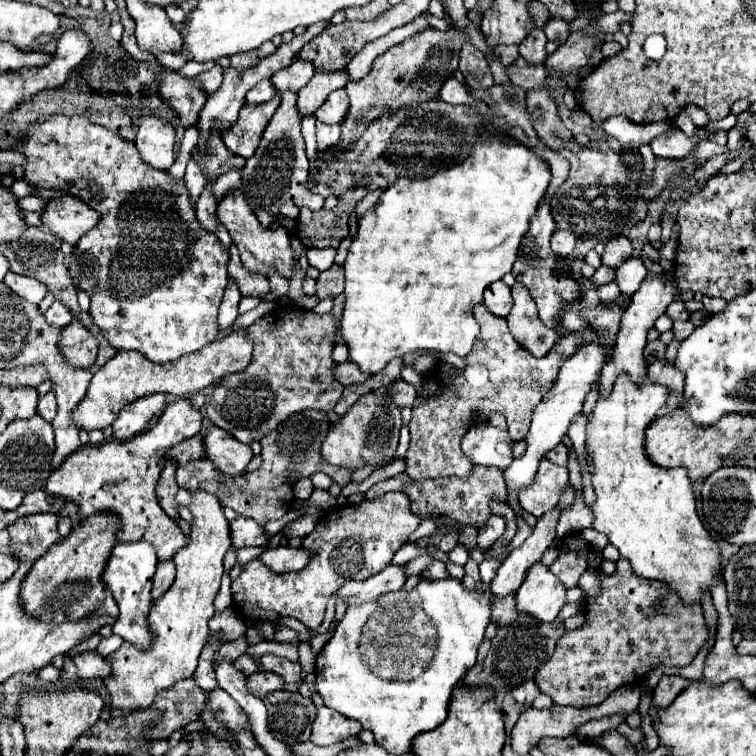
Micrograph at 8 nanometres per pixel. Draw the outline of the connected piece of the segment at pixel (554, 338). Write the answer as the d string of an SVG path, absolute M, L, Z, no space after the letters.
M515 283L511 287L511 293L513 293L513 309L505 317L511 335L533 357L545 357L551 351L551 347L559 341L559 333L541 323L535 301L521 283Z

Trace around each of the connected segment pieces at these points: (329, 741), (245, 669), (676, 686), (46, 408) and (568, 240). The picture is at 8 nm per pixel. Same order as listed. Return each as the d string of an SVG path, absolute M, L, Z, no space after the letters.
M321 705L317 711L317 717L313 721L313 733L311 743L315 745L333 745L349 735L357 735L361 731L361 723L341 717L335 709L329 709L327 705Z
M245 653L245 655L241 655L241 657L237 659L237 669L239 669L241 673L245 673L245 675L253 675L253 673L259 671L259 665L257 665L257 661L255 661L253 657L249 657L249 655Z
M663 675L653 689L653 707L655 709L665 709L673 703L673 699L689 685L689 679L679 677L679 675Z
M49 391L47 395L43 395L43 397L39 399L37 413L39 413L43 419L47 419L47 421L53 421L53 417L55 417L55 411L57 411L57 403L55 403L55 397L53 397L53 393Z
M557 229L557 231L551 235L551 249L553 249L557 255L567 257L567 255L573 251L575 241L577 241L577 237L573 237L571 231Z

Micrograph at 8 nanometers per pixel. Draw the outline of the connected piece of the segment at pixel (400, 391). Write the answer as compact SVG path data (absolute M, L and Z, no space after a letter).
M399 379L393 387L393 403L397 403L399 407L413 407L413 401L417 399L417 391L413 385L405 383L403 379Z

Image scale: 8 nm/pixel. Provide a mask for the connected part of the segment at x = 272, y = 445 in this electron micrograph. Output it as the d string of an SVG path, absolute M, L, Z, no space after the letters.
M307 409L301 413L291 415L287 421L283 421L275 431L271 431L269 435L265 435L261 439L261 457L263 457L263 465L253 471L253 473L245 473L241 477L229 477L217 471L217 467L209 461L209 459L197 459L197 461L187 461L185 465L179 465L177 469L177 485L183 489L205 489L211 491L213 495L219 497L219 501L227 507L231 507L237 515L243 517L251 517L255 519L259 525L265 525L271 519L281 519L289 507L291 507L291 475L295 475L295 479L301 477L309 477L315 471L325 471L329 473L329 477L339 483L341 487L347 485L351 481L351 469L341 469L335 465L329 465L325 459L317 459L317 413L315 409Z

